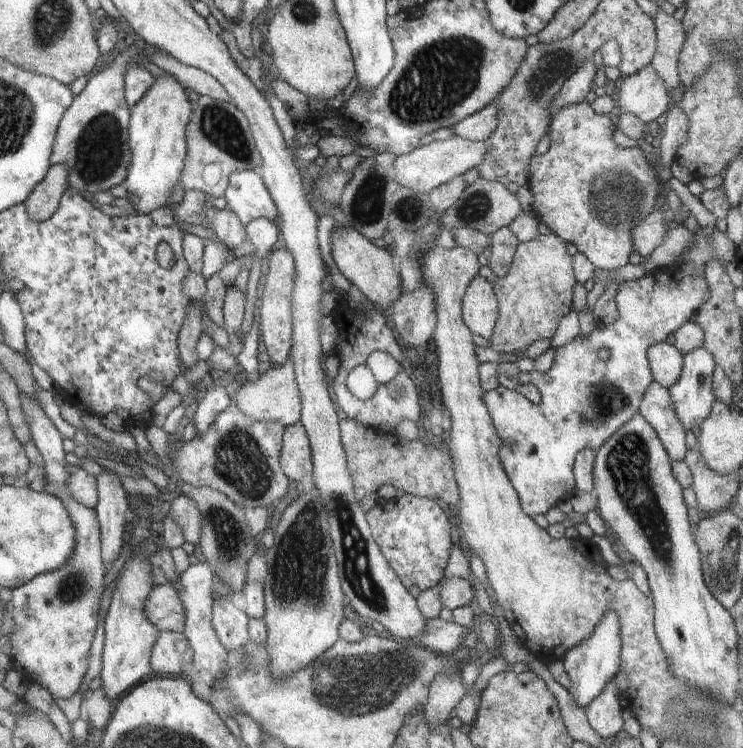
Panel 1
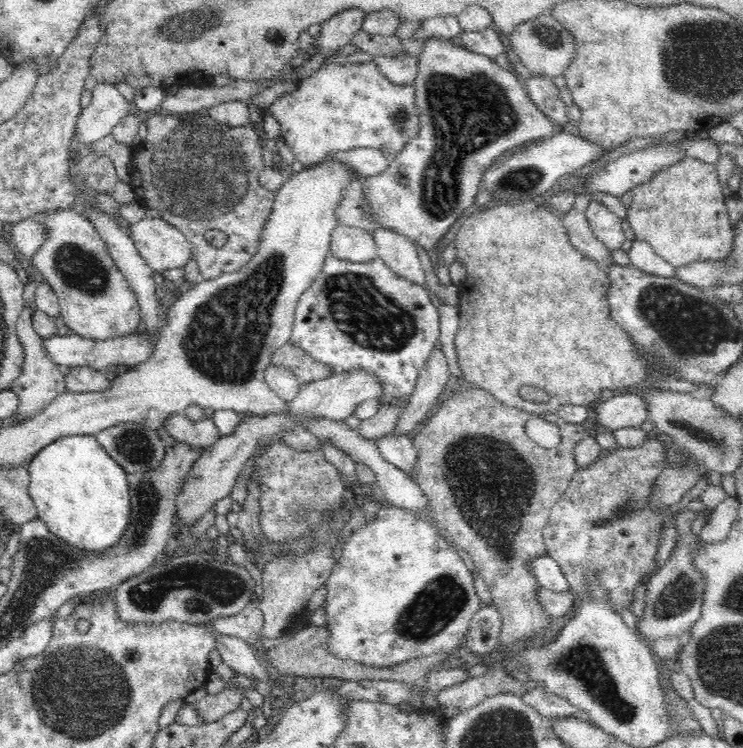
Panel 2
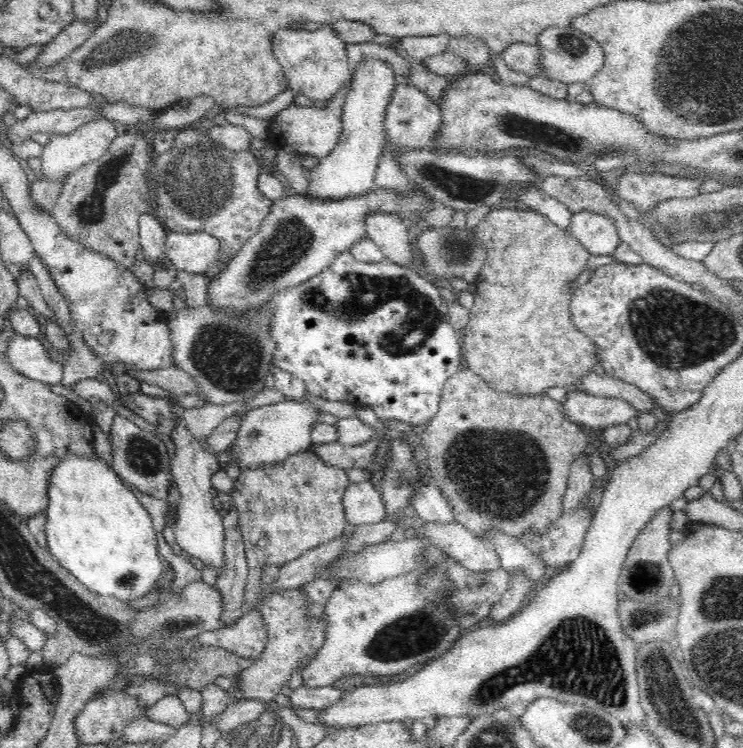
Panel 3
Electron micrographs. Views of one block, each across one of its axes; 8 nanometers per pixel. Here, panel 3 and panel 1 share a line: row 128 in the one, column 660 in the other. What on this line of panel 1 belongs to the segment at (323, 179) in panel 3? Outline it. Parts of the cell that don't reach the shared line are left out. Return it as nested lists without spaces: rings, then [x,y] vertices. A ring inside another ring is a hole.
[[[666,342],[650,346],[647,354],[654,381],[667,389],[674,386],[682,374],[684,355]]]

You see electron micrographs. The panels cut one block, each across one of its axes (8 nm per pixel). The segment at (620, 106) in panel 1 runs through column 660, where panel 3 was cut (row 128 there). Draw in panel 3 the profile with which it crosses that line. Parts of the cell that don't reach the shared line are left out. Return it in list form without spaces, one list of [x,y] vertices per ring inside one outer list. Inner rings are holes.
[[[102,118],[78,128],[72,134],[53,135],[51,141],[44,145],[43,151],[39,156],[43,180],[63,182],[69,174],[72,174],[81,166],[86,166],[86,164],[102,158],[112,140],[117,137],[114,123]]]

